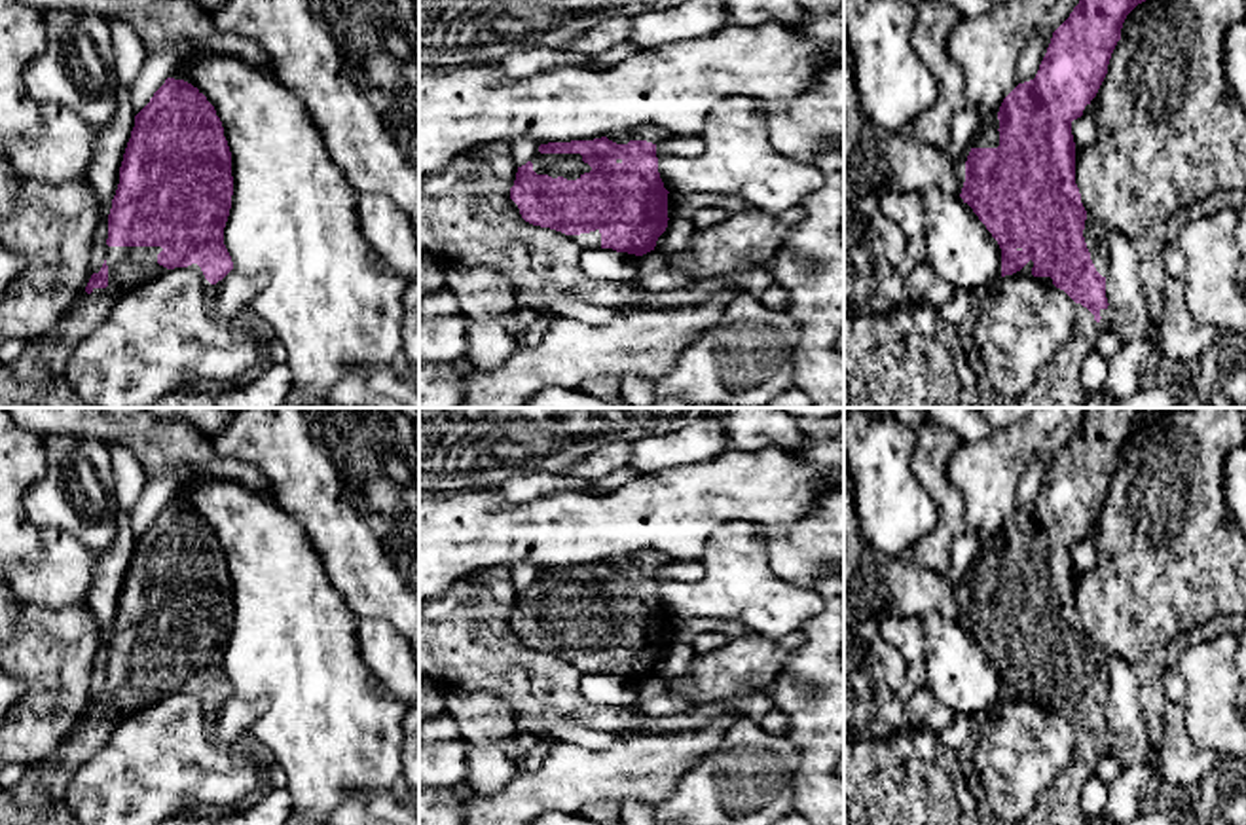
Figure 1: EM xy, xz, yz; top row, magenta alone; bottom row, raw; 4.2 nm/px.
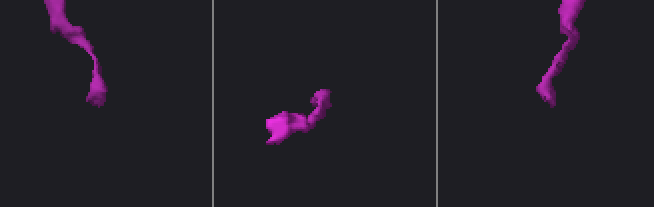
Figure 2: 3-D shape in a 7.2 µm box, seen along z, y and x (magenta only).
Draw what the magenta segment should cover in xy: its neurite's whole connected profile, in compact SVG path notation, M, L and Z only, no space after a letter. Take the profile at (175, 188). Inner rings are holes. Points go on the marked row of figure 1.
M167 78L150 102L135 116L135 127L119 167L119 184L108 214L108 250L99 273L93 273L82 302L68 309L53 326L27 341L25 351L9 364L0 364L0 408L91 408L76 396L64 366L78 345L110 315L121 296L135 286L157 279L169 269L197 264L211 284L222 281L233 262L224 245L224 228L231 209L233 176L231 152L224 127L207 97L184 80Z

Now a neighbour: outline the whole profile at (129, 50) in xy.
M119 19L106 21L118 55L118 83L131 91L148 57L138 36Z

